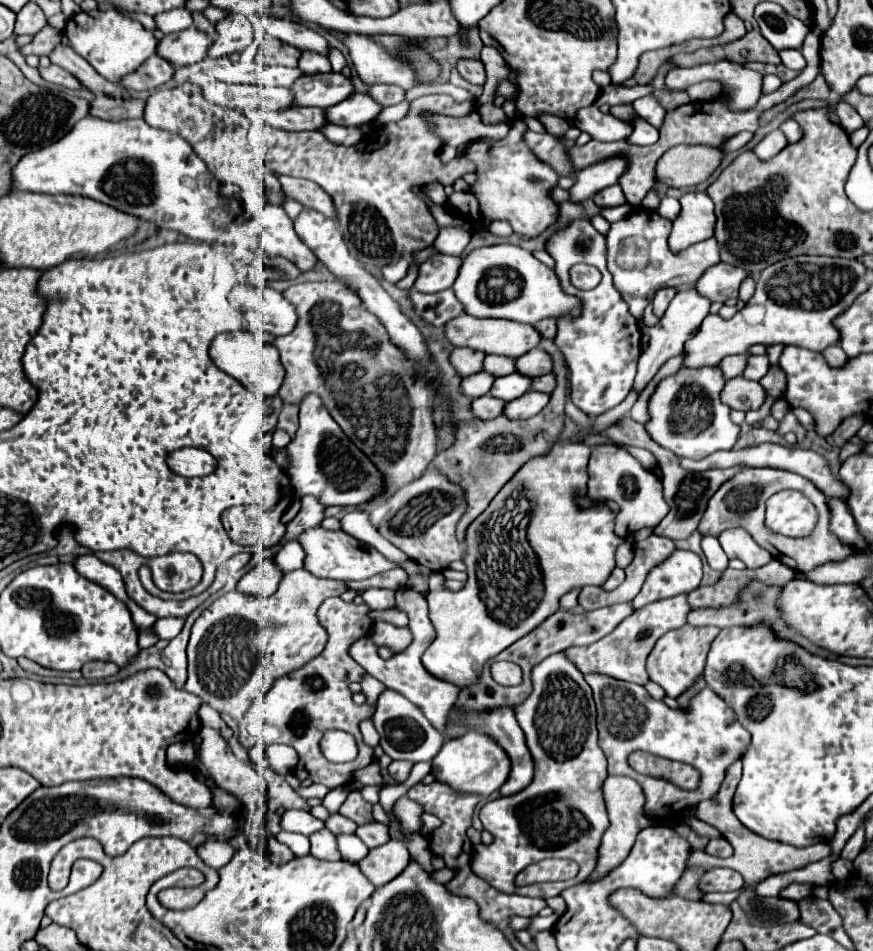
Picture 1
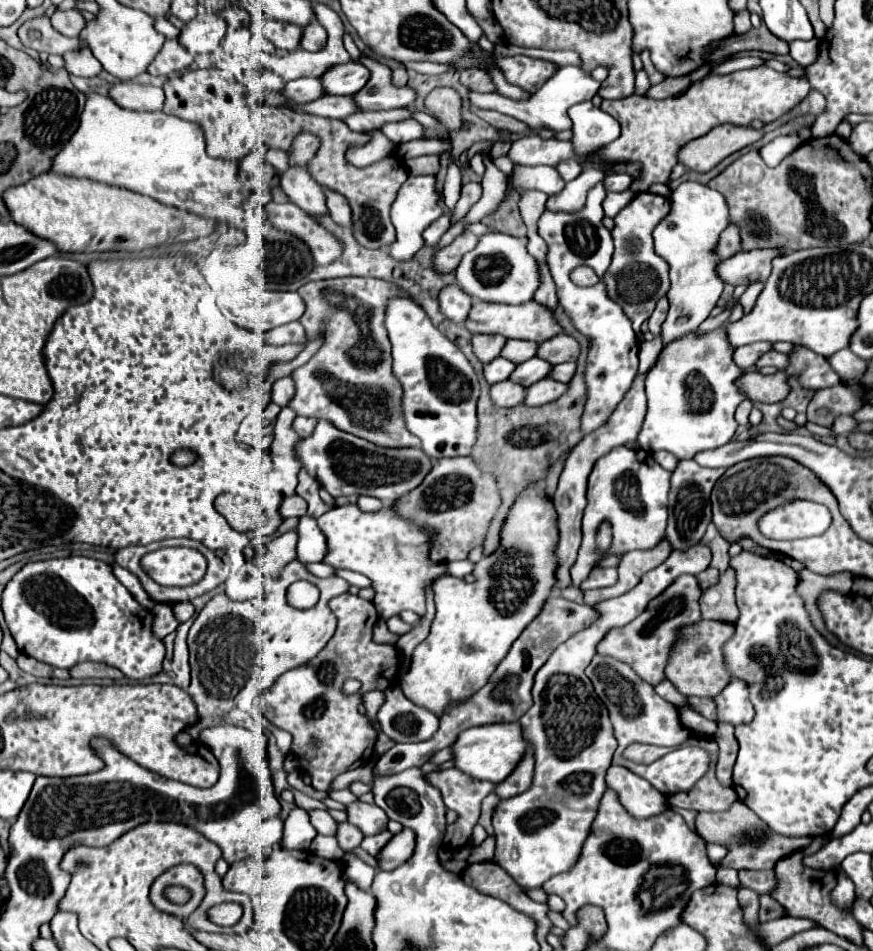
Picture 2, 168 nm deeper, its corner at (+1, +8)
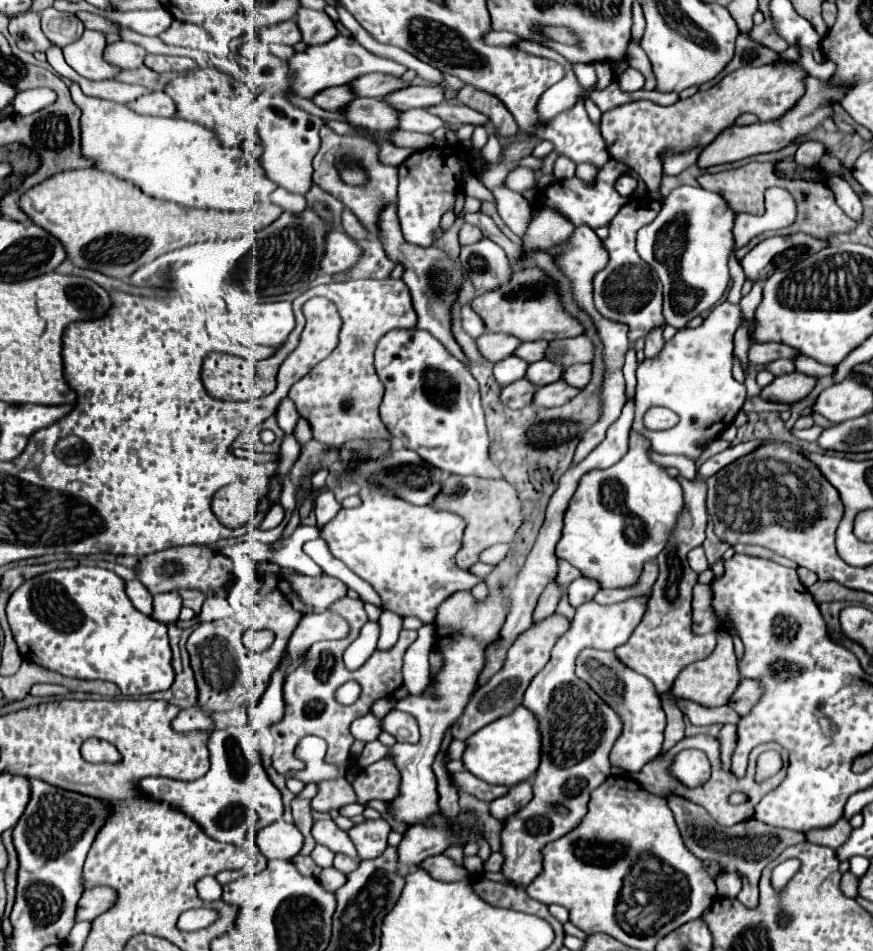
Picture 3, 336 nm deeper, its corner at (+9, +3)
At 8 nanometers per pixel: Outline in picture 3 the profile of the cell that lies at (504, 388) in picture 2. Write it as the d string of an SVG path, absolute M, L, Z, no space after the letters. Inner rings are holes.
M519 379L501 391L501 401L511 409L523 409L533 403L537 387L529 379Z

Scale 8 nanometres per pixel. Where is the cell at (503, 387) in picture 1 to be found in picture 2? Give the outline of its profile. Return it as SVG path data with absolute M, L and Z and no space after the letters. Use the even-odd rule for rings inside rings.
M535 356L535 358L527 360L527 362L521 362L521 364L513 370L513 374L509 376L509 380L515 382L515 384L519 384L519 386L525 386L525 388L527 388L527 386L531 386L533 382L537 382L537 380L549 376L549 372L551 372L551 364Z

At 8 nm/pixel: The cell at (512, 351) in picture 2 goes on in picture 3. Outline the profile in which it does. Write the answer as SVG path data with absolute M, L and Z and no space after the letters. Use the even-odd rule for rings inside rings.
M531 341L531 343L521 343L521 347L515 351L521 359L525 359L527 363L535 363L541 361L545 357L545 349L547 349L549 341Z

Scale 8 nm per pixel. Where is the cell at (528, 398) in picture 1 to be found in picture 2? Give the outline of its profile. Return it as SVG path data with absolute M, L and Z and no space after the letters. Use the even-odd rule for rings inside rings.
M547 376L541 382L535 382L533 386L527 388L527 396L525 396L523 404L527 404L527 406L543 406L547 402L557 400L565 390L567 390L567 384L555 382L553 378Z

